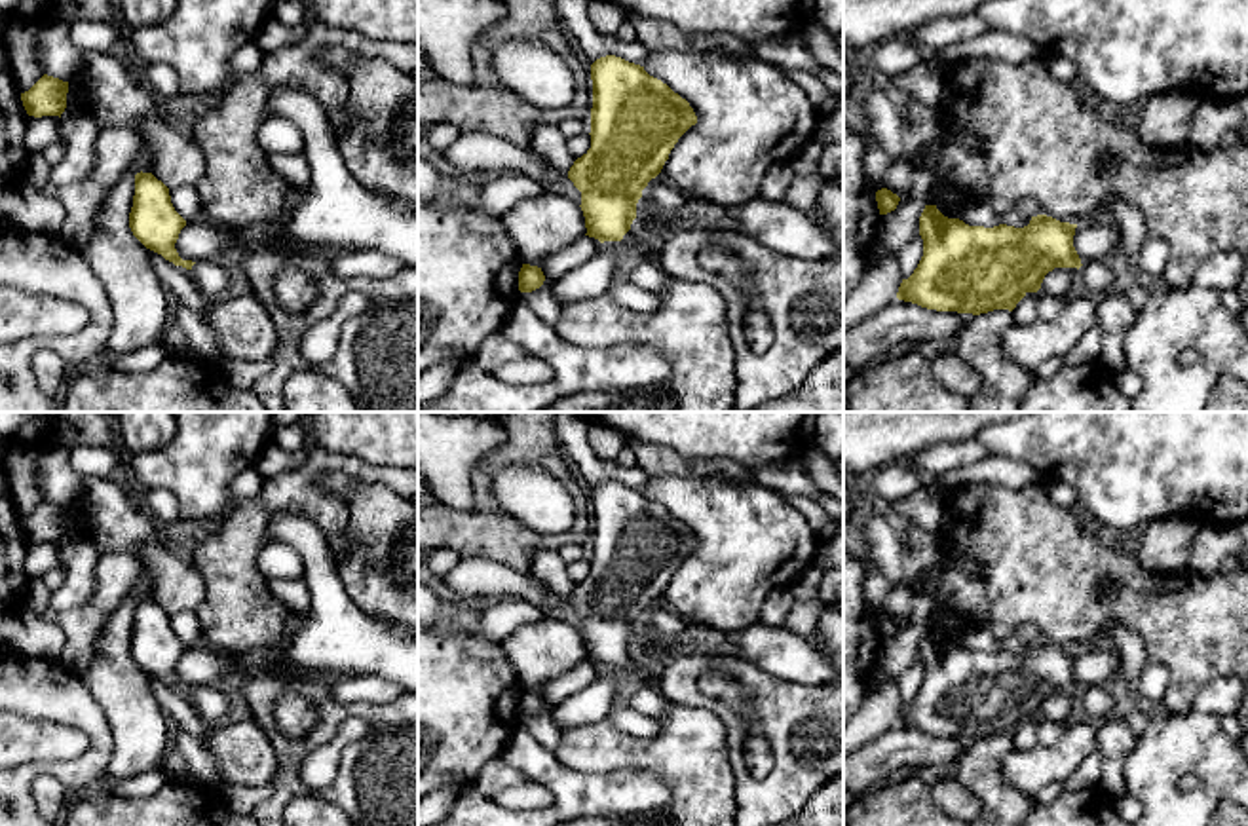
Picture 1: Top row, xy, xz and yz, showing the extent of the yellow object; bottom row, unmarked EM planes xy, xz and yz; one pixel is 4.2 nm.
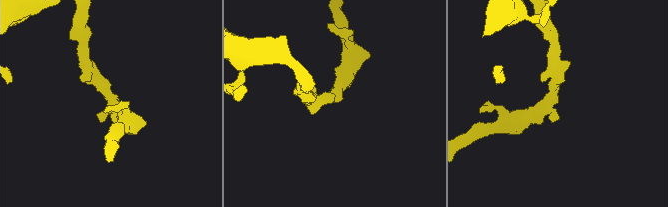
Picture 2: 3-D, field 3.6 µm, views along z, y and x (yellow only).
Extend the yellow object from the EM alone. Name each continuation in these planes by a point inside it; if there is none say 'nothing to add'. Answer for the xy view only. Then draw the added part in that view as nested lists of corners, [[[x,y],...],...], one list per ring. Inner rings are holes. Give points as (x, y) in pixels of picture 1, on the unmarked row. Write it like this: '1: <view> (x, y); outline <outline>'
1: xy (213, 705); outline [[[196,687],[190,695],[199,716],[209,723],[220,723],[228,720],[232,701],[217,687]]]

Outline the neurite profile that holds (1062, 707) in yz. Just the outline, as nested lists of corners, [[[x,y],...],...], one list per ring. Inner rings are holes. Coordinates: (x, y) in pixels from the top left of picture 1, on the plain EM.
[[[1054,693],[1041,708],[1041,716],[1058,723],[1068,723],[1079,716],[1079,695],[1077,693]]]

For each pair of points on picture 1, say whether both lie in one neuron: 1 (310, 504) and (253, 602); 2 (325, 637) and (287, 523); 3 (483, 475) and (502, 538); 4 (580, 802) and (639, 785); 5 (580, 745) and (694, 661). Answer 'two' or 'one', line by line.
1: one
2: one
3: one
4: one
5: two

